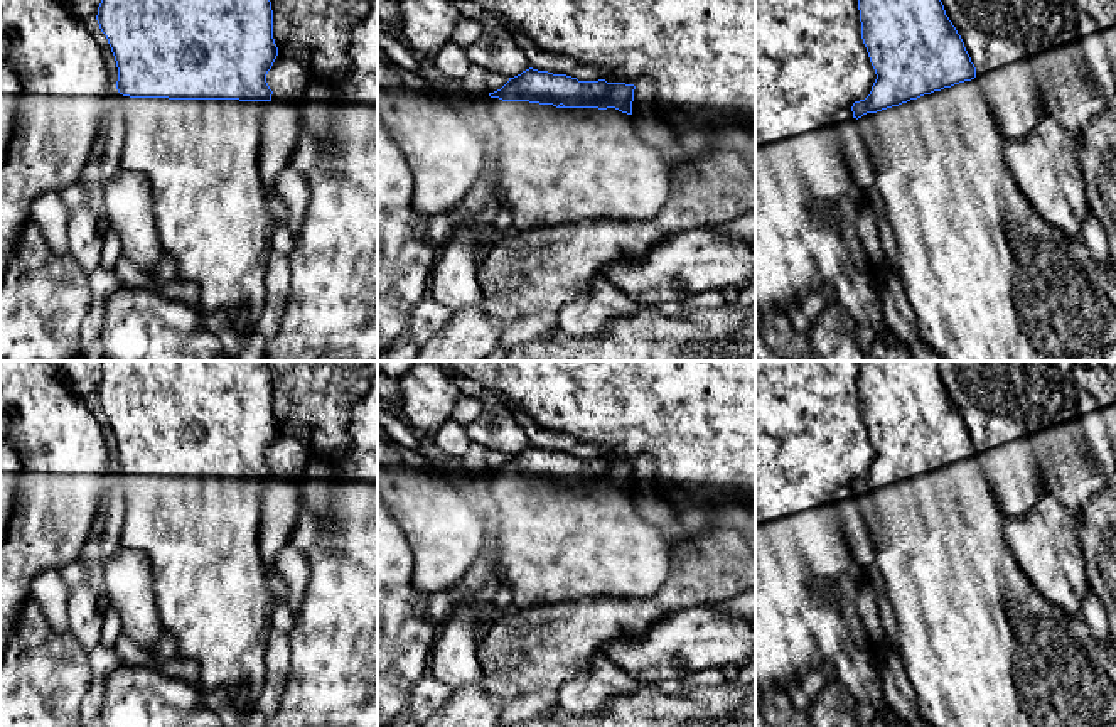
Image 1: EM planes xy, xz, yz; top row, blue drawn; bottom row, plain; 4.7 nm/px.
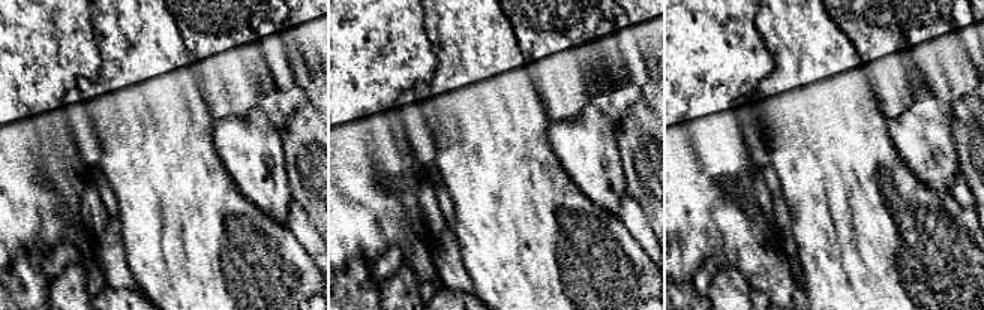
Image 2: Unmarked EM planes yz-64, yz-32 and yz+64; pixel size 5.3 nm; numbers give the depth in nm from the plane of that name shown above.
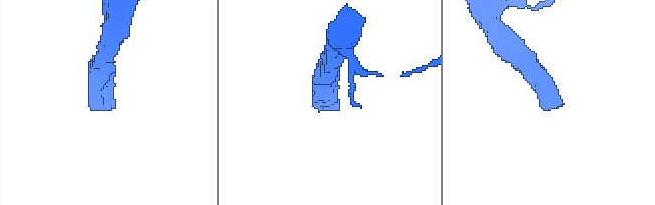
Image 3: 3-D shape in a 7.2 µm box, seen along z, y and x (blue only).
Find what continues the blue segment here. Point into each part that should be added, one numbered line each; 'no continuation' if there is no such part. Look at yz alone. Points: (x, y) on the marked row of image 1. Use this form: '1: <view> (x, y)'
1: yz (988, 279)

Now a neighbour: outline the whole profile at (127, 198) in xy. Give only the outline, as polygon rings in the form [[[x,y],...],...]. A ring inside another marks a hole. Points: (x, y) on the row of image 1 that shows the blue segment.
[[[121,169],[103,182],[103,223],[120,236],[123,255],[153,277],[164,251],[153,218],[153,194],[143,175]]]

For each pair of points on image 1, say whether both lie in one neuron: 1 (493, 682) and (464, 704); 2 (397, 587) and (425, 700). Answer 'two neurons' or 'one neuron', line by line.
1: one neuron
2: two neurons

